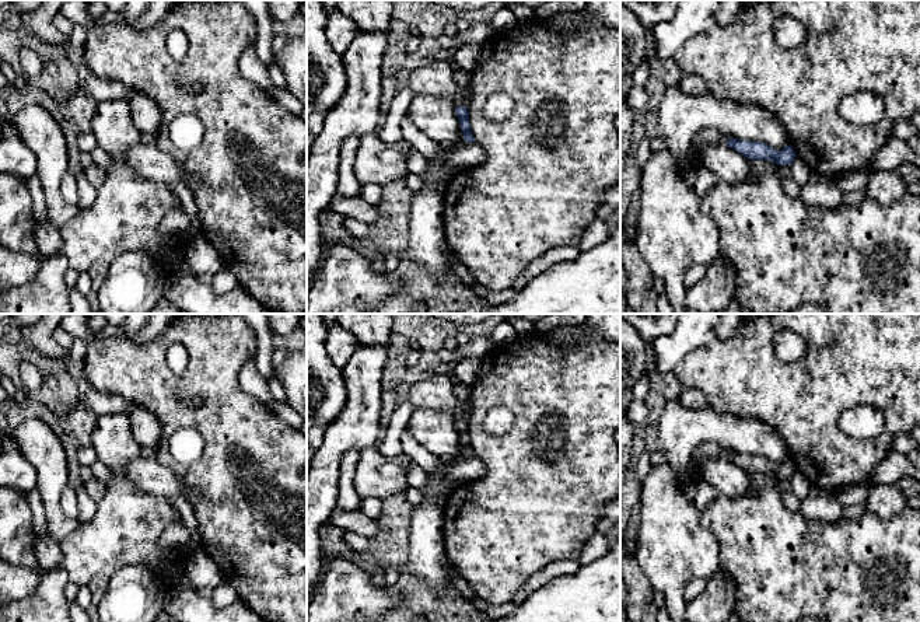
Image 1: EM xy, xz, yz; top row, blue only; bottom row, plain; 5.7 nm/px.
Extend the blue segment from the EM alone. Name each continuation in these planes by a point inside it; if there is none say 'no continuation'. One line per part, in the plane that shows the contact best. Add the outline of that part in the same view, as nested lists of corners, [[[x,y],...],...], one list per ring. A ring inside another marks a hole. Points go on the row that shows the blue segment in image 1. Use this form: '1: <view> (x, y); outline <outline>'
1: xz (462, 79); outline [[[461,69],[454,70],[454,78],[459,88],[459,95],[456,98],[455,106],[466,106],[471,99],[471,73]]]

